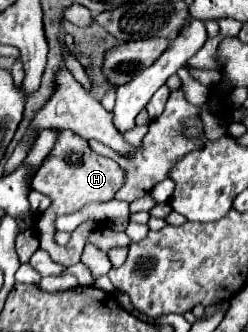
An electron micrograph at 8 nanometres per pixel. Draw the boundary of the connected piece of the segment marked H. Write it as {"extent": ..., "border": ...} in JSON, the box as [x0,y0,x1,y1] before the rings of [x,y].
{"extent":[32,130,124,266],"border":[[[60,130],[60,142],[56,142],[56,148],[52,148],[52,152],[46,156],[42,168],[36,172],[36,176],[32,178],[32,190],[44,194],[50,198],[50,206],[40,212],[36,216],[34,222],[34,230],[38,234],[40,240],[40,248],[46,250],[50,254],[50,258],[58,264],[64,266],[72,266],[76,262],[80,262],[84,244],[88,242],[90,234],[94,234],[96,230],[100,230],[102,222],[100,220],[86,220],[84,224],[80,224],[72,234],[66,246],[60,246],[56,242],[56,218],[62,214],[74,214],[78,210],[82,210],[86,204],[92,202],[108,202],[114,198],[114,194],[122,188],[124,184],[124,170],[110,158],[104,158],[96,152],[92,152],[86,144],[84,138],[80,138],[76,132],[72,130]]]}

